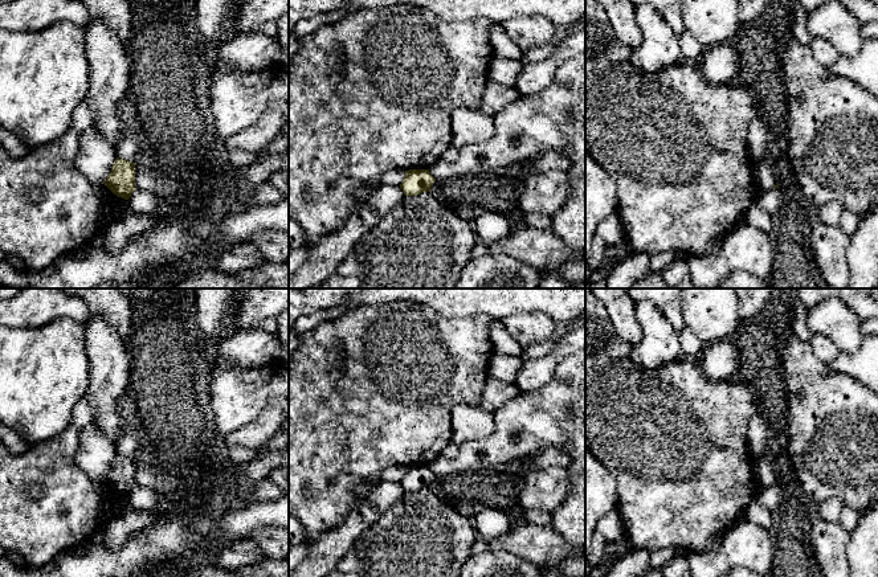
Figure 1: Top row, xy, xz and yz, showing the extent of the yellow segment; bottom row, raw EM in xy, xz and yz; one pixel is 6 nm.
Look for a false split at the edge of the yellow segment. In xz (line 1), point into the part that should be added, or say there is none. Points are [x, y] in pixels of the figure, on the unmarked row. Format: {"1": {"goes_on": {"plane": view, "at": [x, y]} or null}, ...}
{"1": {"goes_on": null}}

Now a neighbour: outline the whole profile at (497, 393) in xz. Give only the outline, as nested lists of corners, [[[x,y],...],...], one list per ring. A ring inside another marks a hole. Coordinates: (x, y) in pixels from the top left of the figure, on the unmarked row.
[[[489,377],[482,393],[481,406],[494,413],[503,406],[509,400],[520,394],[520,389],[515,382],[505,382],[493,377]]]

